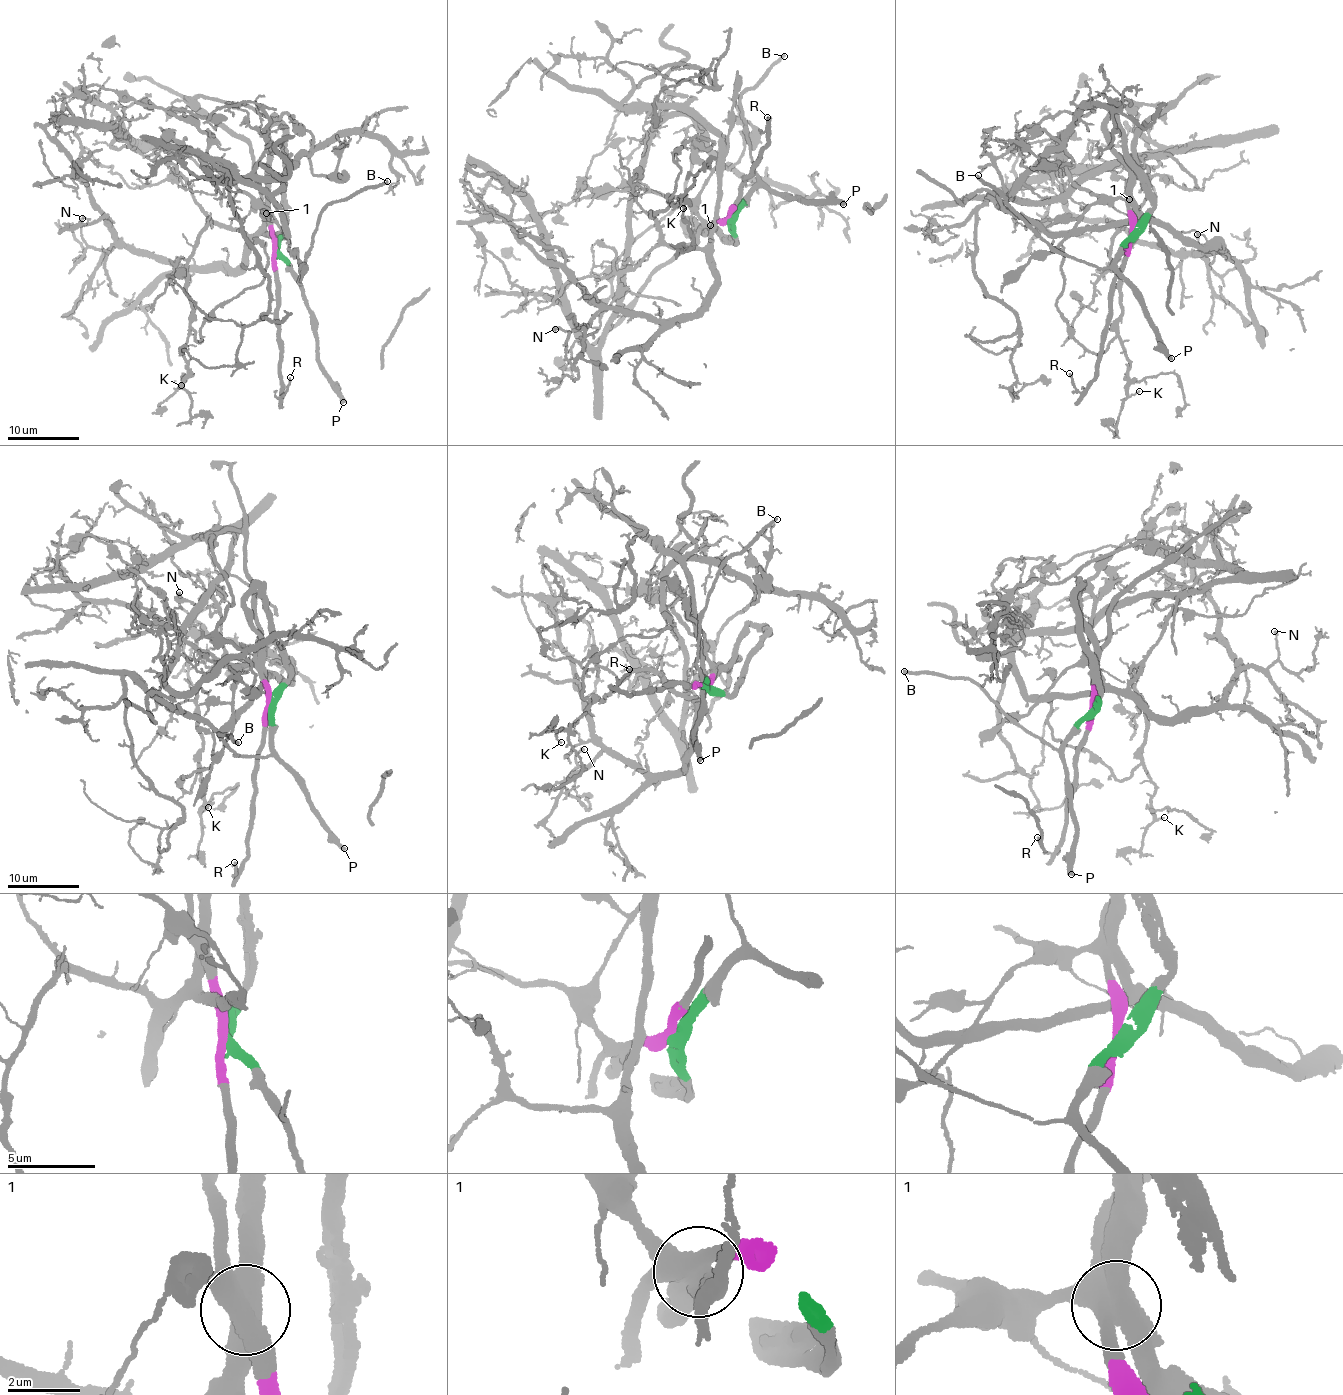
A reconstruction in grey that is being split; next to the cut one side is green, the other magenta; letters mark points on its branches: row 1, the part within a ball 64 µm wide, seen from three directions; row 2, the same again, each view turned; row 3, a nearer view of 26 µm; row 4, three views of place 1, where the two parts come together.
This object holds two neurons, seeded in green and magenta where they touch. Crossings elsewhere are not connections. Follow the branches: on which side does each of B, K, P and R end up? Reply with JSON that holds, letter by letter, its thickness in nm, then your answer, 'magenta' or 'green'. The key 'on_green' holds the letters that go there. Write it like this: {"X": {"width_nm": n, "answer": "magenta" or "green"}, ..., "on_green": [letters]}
{"B": {"width_nm": 320, "answer": "green"}, "K": {"width_nm": 90, "answer": "green"}, "P": {"width_nm": 480, "answer": "green"}, "R": {"width_nm": 170, "answer": "magenta"}, "on_green": ["B", "K", "P"]}

